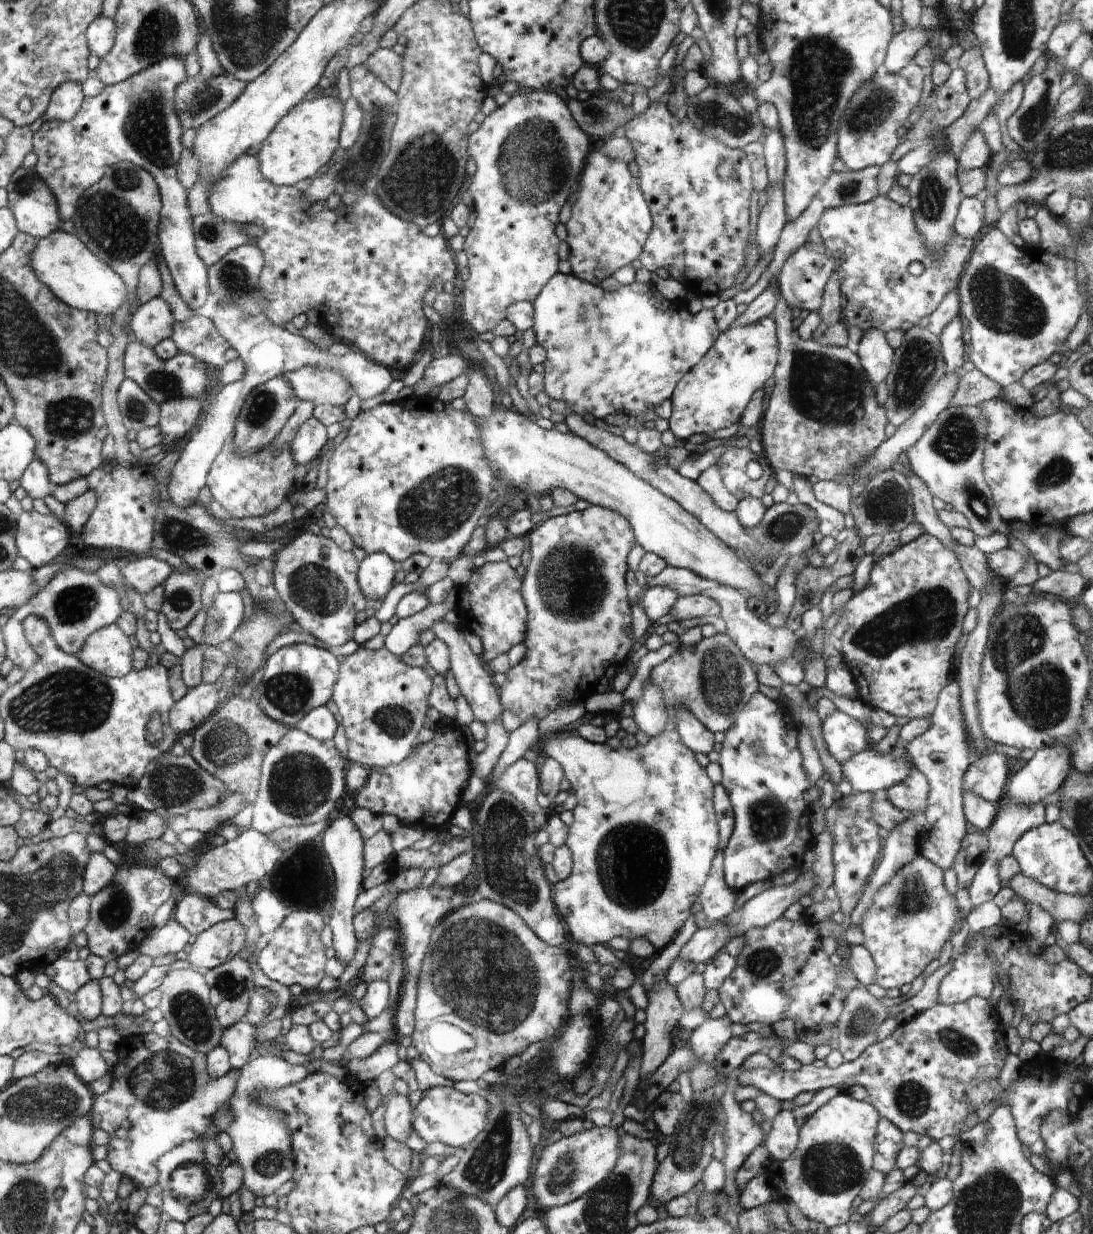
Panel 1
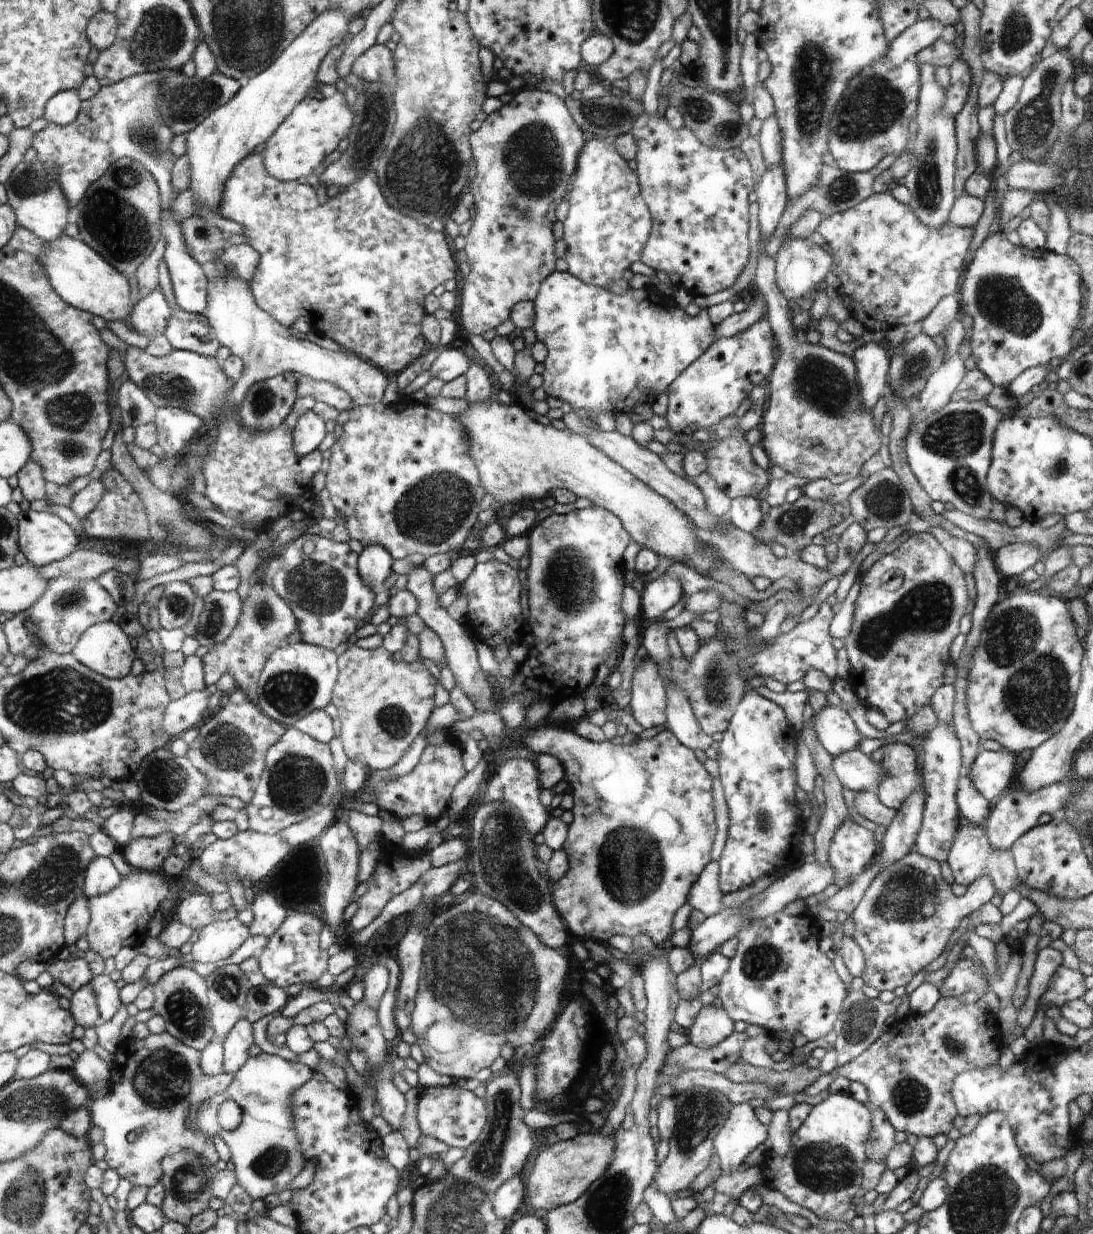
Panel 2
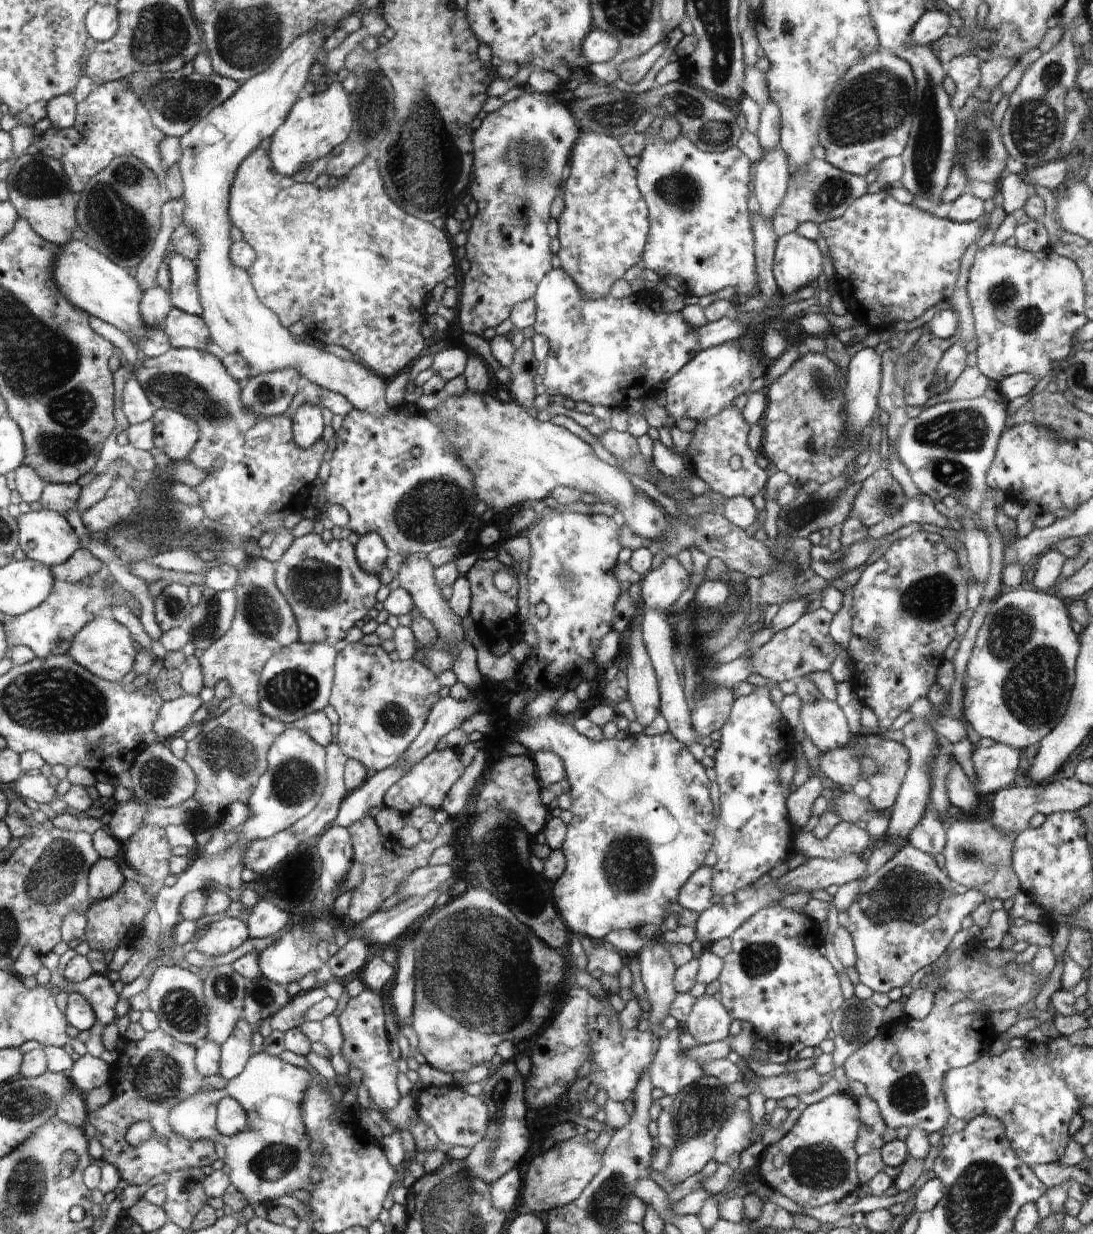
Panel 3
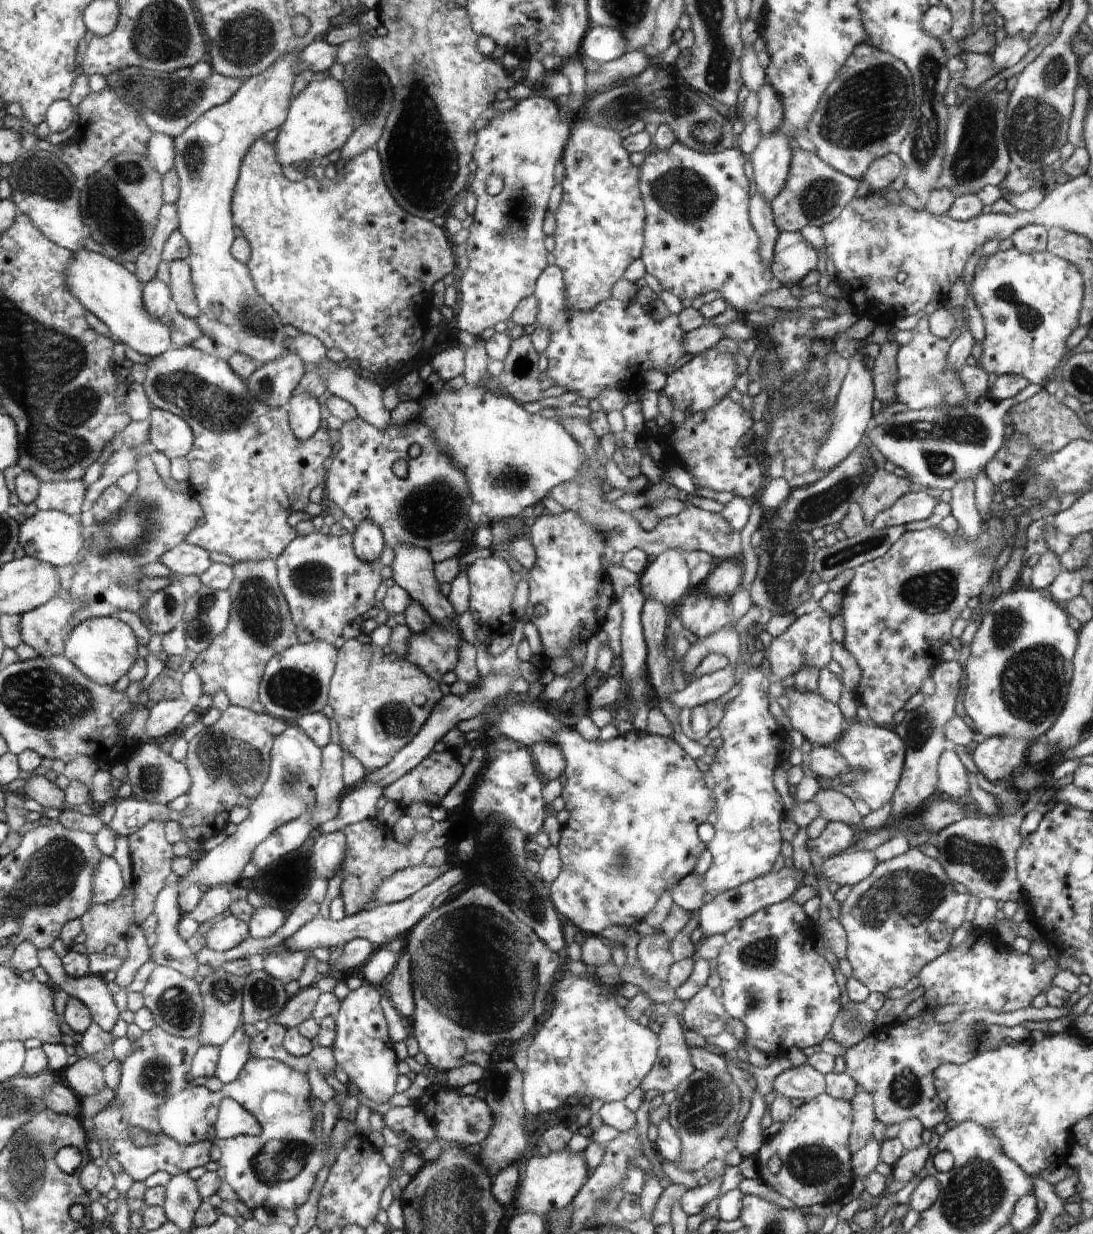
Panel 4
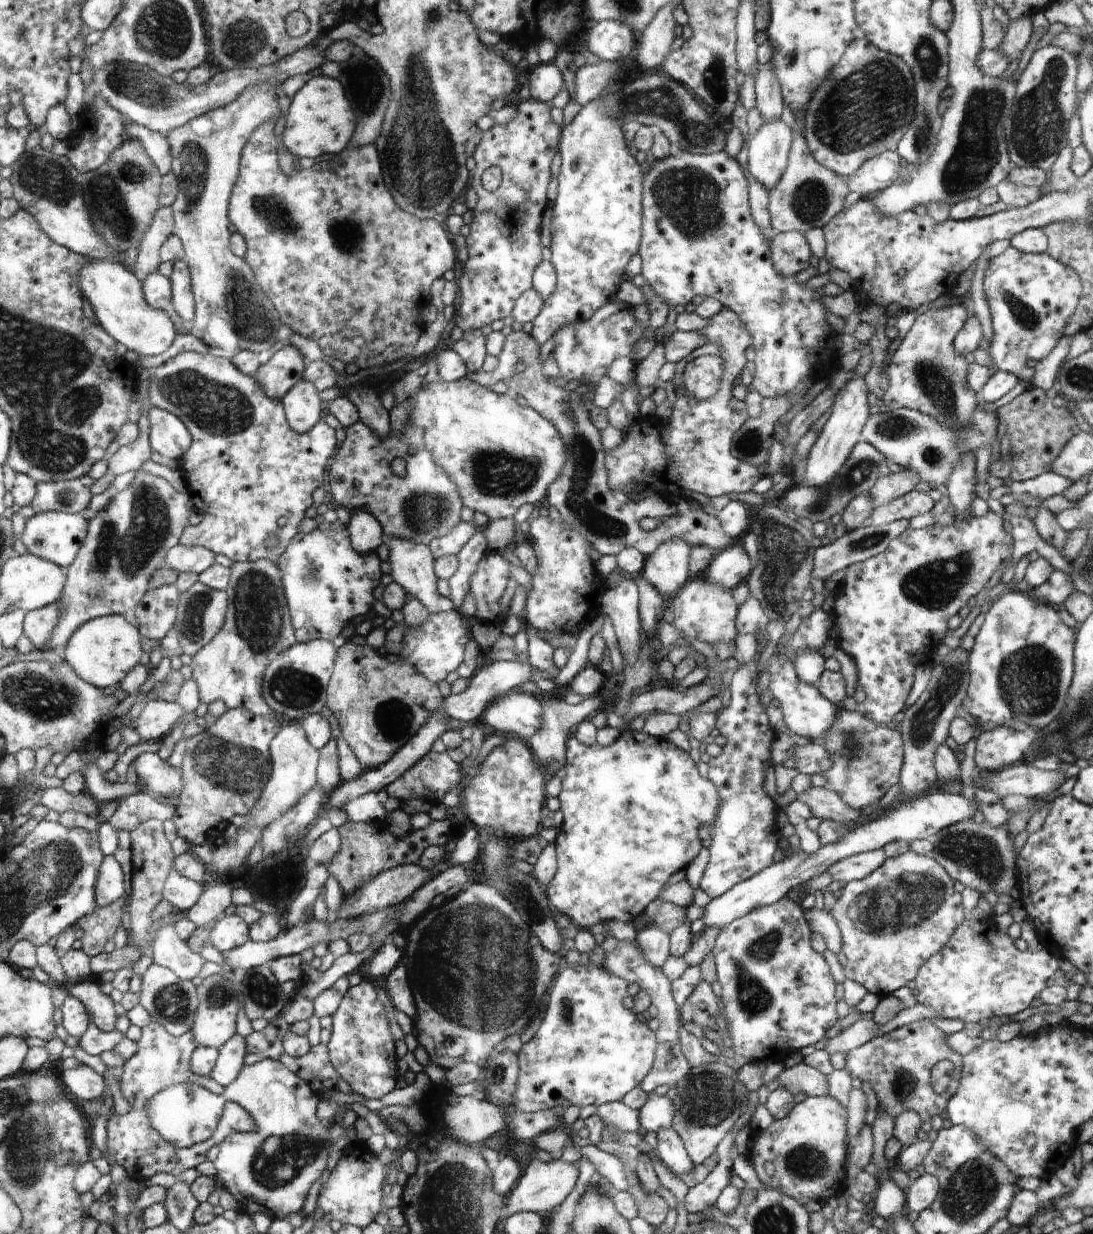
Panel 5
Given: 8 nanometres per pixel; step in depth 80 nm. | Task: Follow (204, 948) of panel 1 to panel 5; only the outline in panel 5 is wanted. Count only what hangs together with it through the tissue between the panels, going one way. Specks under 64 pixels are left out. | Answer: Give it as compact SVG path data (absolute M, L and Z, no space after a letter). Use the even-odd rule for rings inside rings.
M230 911L214 922L209 937L218 952L226 953L250 940L249 925Z

